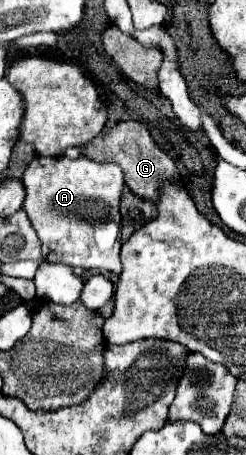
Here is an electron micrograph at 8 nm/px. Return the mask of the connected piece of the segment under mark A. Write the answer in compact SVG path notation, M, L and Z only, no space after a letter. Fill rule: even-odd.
M35 155L23 173L25 185L25 203L23 211L31 219L33 229L37 231L43 245L43 259L63 261L71 267L81 269L101 269L111 273L121 273L121 189L125 187L121 167L115 163L99 163L87 157L69 159L69 157L41 157Z

